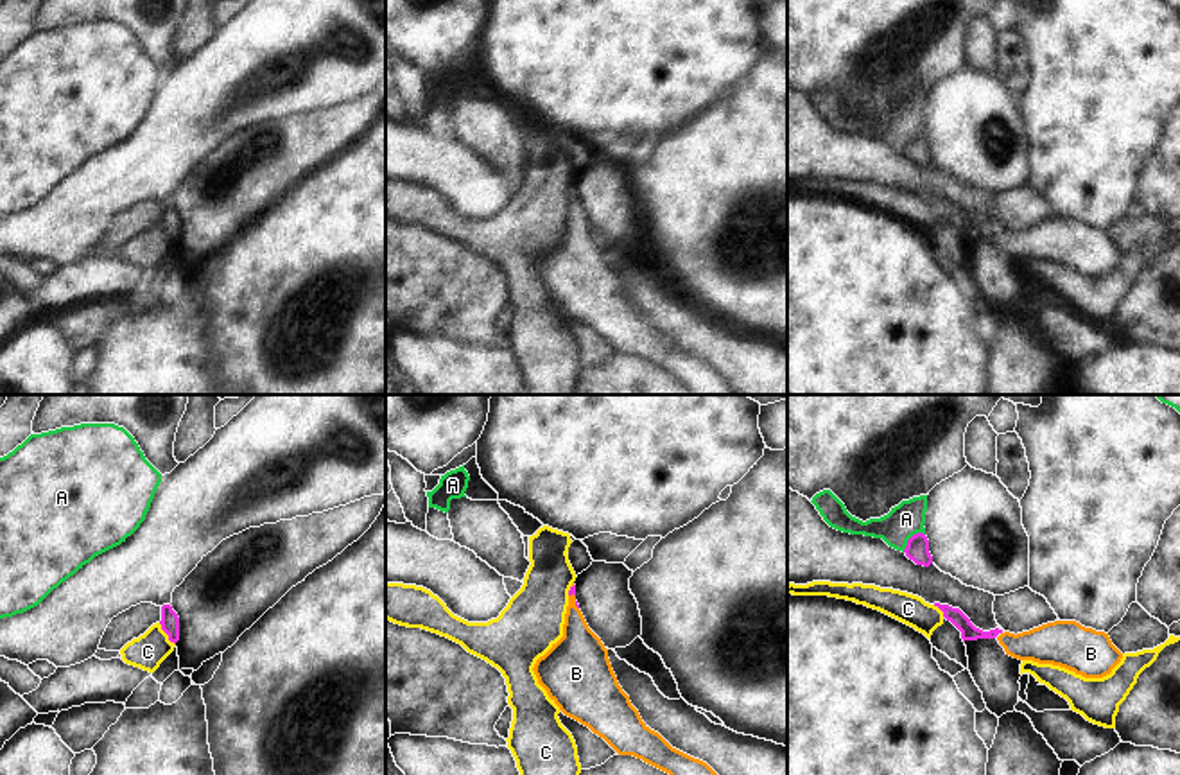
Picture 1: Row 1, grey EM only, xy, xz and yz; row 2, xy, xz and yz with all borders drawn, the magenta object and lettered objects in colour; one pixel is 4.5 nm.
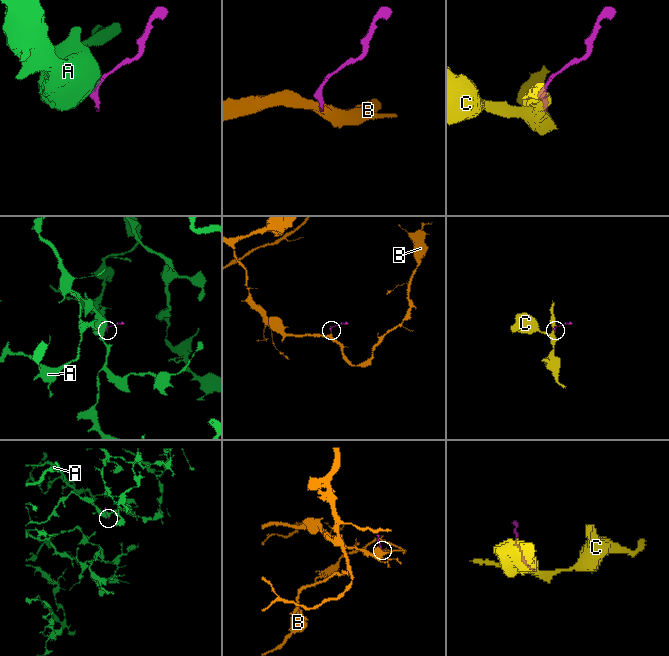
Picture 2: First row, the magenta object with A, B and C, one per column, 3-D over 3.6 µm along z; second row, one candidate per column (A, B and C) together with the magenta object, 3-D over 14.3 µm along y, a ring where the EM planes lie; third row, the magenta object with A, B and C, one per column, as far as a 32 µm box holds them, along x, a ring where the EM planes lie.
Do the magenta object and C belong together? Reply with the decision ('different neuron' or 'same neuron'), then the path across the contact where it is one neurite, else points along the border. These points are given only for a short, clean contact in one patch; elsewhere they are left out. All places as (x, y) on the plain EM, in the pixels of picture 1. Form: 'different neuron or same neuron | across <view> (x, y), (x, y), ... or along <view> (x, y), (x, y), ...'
different neuron | along xy (158, 221), (174, 243)

